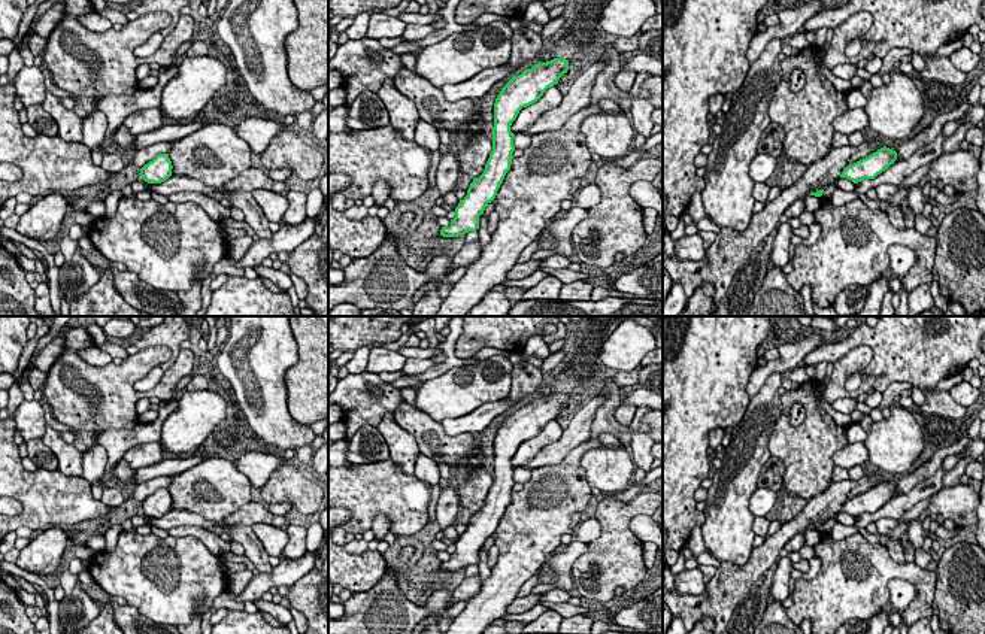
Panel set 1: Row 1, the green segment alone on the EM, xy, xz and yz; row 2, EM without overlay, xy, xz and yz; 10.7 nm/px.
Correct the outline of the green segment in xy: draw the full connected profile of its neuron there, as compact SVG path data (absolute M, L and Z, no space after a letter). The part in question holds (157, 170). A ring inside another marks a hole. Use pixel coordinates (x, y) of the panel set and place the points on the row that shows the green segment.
M158 154L140 169L140 176L148 183L161 183L172 176L172 169L169 154Z

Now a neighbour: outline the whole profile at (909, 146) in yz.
M960 106L958 109L954 109L952 112L936 116L930 122L930 125L924 128L919 134L916 134L912 139L903 140L903 143L895 151L897 160L894 163L907 160L919 148L933 142L937 137L937 134L942 131L945 122L960 119L967 110L969 110L969 106Z

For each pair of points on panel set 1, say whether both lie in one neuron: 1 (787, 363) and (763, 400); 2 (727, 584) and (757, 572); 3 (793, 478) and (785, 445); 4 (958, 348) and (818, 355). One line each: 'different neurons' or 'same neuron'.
1: different neurons
2: same neuron
3: same neuron
4: same neuron

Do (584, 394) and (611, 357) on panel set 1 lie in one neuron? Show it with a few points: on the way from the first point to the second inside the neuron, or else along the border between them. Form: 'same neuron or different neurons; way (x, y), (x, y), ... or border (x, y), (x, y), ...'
same neuron; way (584, 385), (602, 366)

